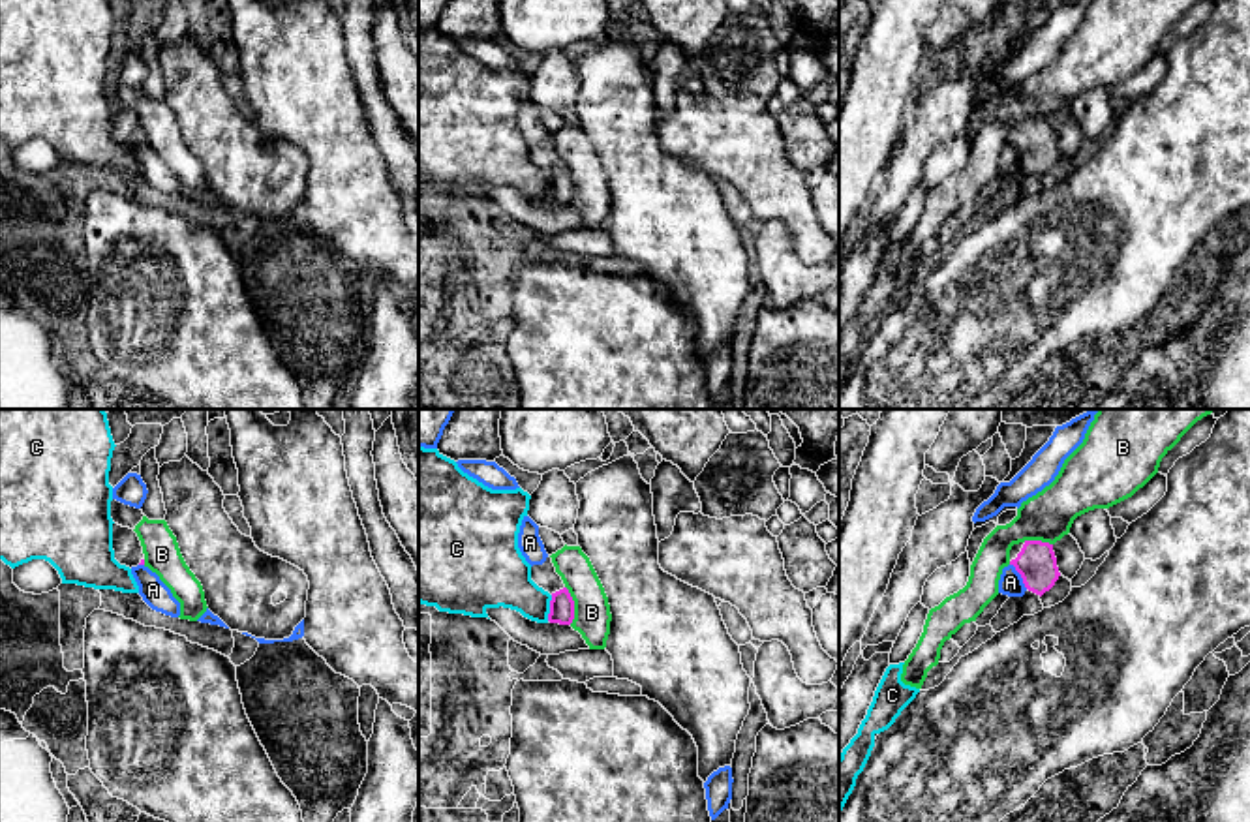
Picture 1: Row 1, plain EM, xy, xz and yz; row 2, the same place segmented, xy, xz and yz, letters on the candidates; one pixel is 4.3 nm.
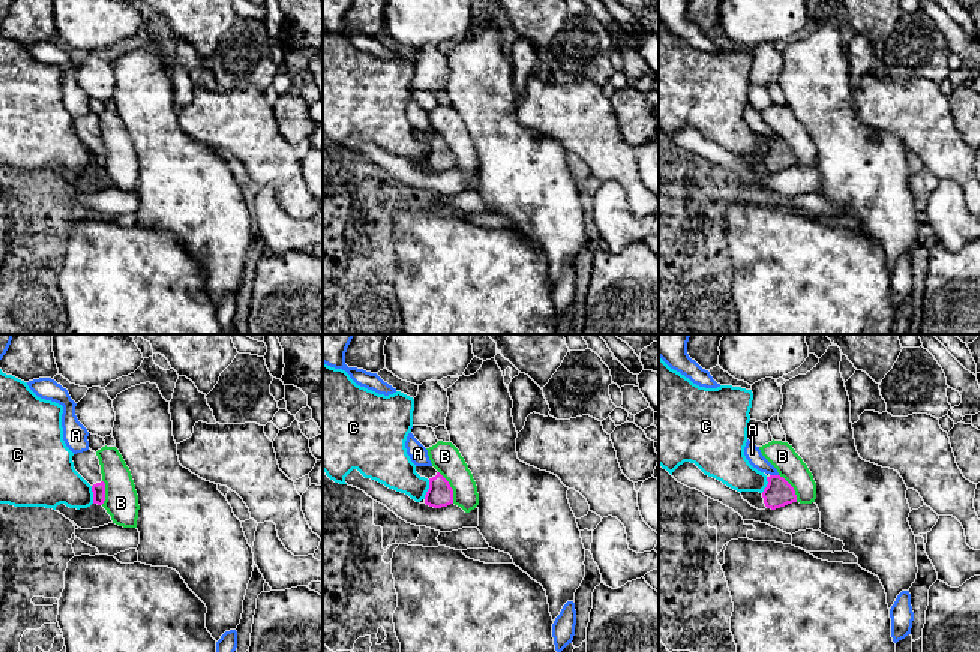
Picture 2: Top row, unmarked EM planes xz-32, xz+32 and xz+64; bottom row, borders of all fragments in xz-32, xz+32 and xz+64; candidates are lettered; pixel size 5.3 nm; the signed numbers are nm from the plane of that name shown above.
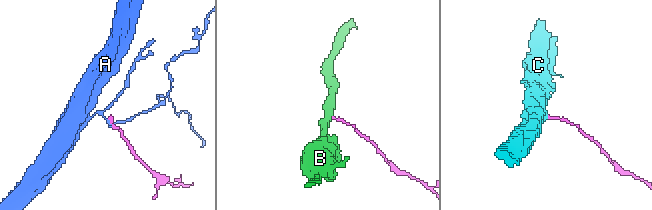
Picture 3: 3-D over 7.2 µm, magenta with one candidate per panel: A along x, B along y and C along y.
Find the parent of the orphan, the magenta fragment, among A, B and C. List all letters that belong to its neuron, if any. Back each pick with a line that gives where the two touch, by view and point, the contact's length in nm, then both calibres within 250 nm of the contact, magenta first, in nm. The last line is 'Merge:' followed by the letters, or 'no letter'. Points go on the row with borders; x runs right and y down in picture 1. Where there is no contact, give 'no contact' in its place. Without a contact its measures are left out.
Merge: no letter

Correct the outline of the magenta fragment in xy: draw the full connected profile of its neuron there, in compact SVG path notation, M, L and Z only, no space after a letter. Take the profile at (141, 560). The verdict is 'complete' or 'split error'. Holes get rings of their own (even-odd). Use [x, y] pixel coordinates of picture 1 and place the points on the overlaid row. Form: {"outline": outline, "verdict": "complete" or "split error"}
{"outline": "M113 524L114 559L126 567L145 565L145 554L137 533L130 527Z", "verdict": "split error"}

